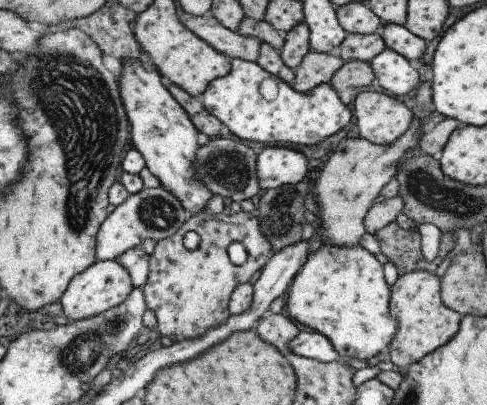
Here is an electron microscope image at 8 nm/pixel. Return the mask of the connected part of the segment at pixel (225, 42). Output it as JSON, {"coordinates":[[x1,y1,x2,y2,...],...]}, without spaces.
{"coordinates":[[210,12,202,16,192,15,192,18,188,18,184,24,196,36,212,45,212,48,229,59,239,58,245,61,255,61,258,58,262,44,260,39,228,30]]}

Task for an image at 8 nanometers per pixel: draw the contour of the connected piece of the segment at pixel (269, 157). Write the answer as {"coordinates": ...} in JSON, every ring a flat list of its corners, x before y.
{"coordinates":[[266,147,257,156,257,177,262,191,302,181,308,172,308,160,298,150]]}

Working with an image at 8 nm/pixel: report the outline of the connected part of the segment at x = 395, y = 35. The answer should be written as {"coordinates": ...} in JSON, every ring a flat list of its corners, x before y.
{"coordinates":[[386,23,381,37,388,48,395,50,409,61,422,58,422,54,426,50,427,42,412,34,404,25]]}

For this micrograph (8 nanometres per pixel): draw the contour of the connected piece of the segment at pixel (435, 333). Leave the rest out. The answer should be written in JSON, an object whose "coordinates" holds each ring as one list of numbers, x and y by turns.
{"coordinates":[[412,271,399,276,391,287,391,299,389,300,389,314,395,319,397,329,387,349,388,357,404,372,411,364,422,360,424,356,436,350,438,346,446,344,456,332,462,316,448,308,441,299,441,278,428,271]]}

